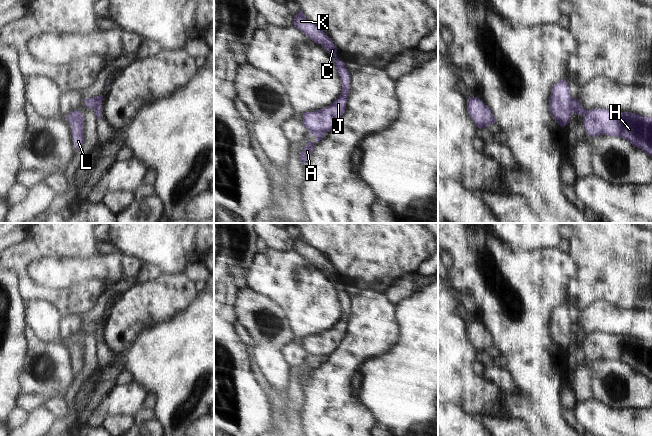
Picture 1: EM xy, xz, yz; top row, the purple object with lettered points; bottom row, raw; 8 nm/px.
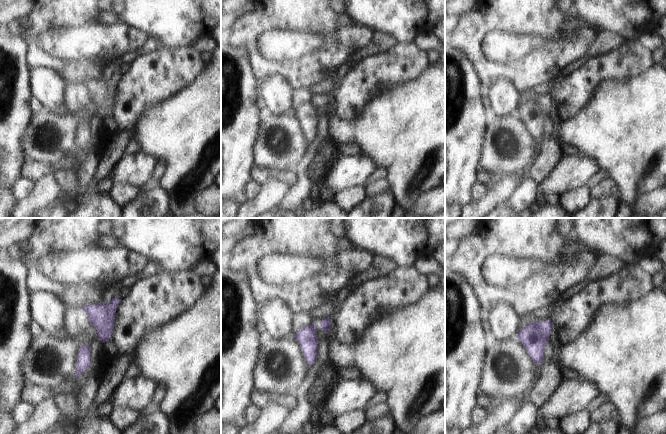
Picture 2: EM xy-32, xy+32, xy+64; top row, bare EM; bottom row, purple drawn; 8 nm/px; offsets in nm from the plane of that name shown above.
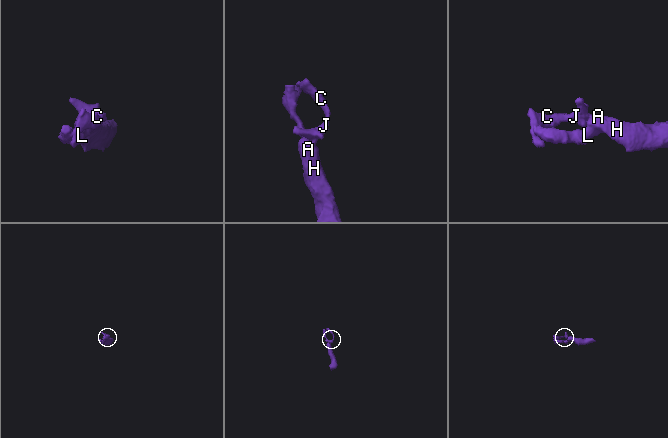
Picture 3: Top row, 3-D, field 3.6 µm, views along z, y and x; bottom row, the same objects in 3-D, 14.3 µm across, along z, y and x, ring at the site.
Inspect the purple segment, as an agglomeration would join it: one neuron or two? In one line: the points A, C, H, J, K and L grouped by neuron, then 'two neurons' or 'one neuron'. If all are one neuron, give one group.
groups A H L / C J K; two neurons

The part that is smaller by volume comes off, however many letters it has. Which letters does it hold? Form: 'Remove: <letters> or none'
Remove: C, J, K

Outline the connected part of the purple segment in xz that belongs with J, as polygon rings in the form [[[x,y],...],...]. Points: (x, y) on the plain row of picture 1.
[[[302,235],[294,240],[294,250],[309,260],[316,268],[321,268],[334,281],[336,294],[341,302],[341,317],[332,328],[316,336],[303,338],[302,347],[310,358],[326,357],[336,349],[345,336],[350,316],[350,297],[345,287],[337,281],[337,272],[333,265],[316,248],[307,244]]]

